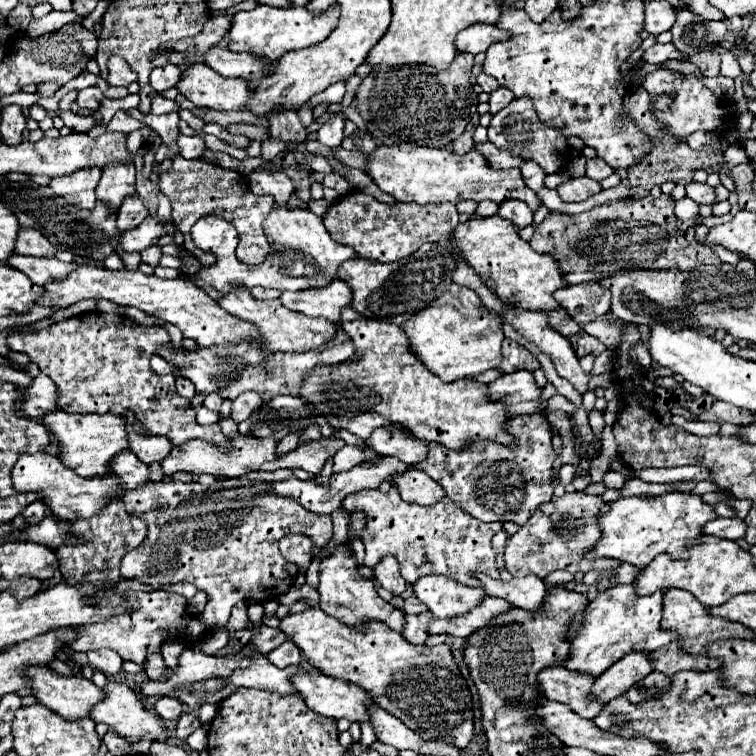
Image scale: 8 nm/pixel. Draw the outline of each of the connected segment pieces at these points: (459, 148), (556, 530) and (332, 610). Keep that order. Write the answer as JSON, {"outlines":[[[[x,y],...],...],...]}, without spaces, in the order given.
{"outlines":[[[[468,123],[468,127],[464,129],[464,133],[454,141],[454,147],[452,147],[452,151],[454,153],[458,153],[458,155],[462,155],[462,153],[468,153],[472,147],[474,147],[474,141],[472,141],[472,135],[474,135],[474,125],[470,125]]],[[[574,491],[562,497],[552,497],[548,503],[536,509],[532,519],[524,527],[520,527],[518,533],[514,533],[508,539],[506,553],[504,553],[506,569],[514,577],[524,577],[524,575],[534,573],[540,579],[544,579],[550,571],[556,571],[556,569],[564,569],[570,573],[596,571],[598,573],[596,589],[598,591],[608,589],[612,575],[622,563],[616,559],[586,559],[584,557],[584,553],[592,551],[596,543],[600,541],[602,531],[600,531],[598,519],[608,509],[610,509],[610,503],[602,501],[600,495],[588,495],[584,491]]],[[[340,545],[334,555],[326,557],[322,561],[318,593],[320,593],[320,609],[324,613],[328,613],[330,617],[336,617],[338,621],[342,621],[348,627],[366,629],[366,625],[370,621],[380,621],[380,623],[386,623],[392,631],[404,633],[406,615],[400,609],[396,609],[394,605],[390,605],[388,601],[384,601],[376,593],[374,583],[358,573],[358,563],[356,563],[354,555],[346,549],[346,545]]]]}

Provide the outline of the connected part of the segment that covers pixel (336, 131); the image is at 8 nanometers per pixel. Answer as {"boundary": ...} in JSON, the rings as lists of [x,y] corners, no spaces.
{"boundary":[[[338,115],[332,117],[330,121],[326,121],[324,125],[320,125],[320,129],[316,131],[318,133],[318,141],[326,147],[340,147],[344,135],[342,135],[342,129],[344,129],[344,119],[340,119]]]}

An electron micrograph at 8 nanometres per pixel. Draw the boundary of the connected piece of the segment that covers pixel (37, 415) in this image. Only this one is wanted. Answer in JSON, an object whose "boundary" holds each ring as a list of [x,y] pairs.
{"boundary":[[[40,373],[24,395],[24,413],[34,419],[44,419],[50,411],[58,411],[58,385]]]}

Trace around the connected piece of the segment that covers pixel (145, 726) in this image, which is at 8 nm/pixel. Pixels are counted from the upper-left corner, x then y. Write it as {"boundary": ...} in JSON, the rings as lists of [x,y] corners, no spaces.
{"boundary":[[[108,683],[108,687],[104,689],[106,697],[92,709],[92,719],[94,721],[102,721],[106,723],[108,727],[112,727],[120,737],[128,739],[130,743],[132,741],[138,741],[138,739],[150,739],[150,741],[160,741],[160,743],[166,743],[168,741],[168,729],[162,725],[162,719],[158,715],[154,715],[152,711],[148,711],[142,701],[136,697],[136,693],[124,685],[124,683]]]}

